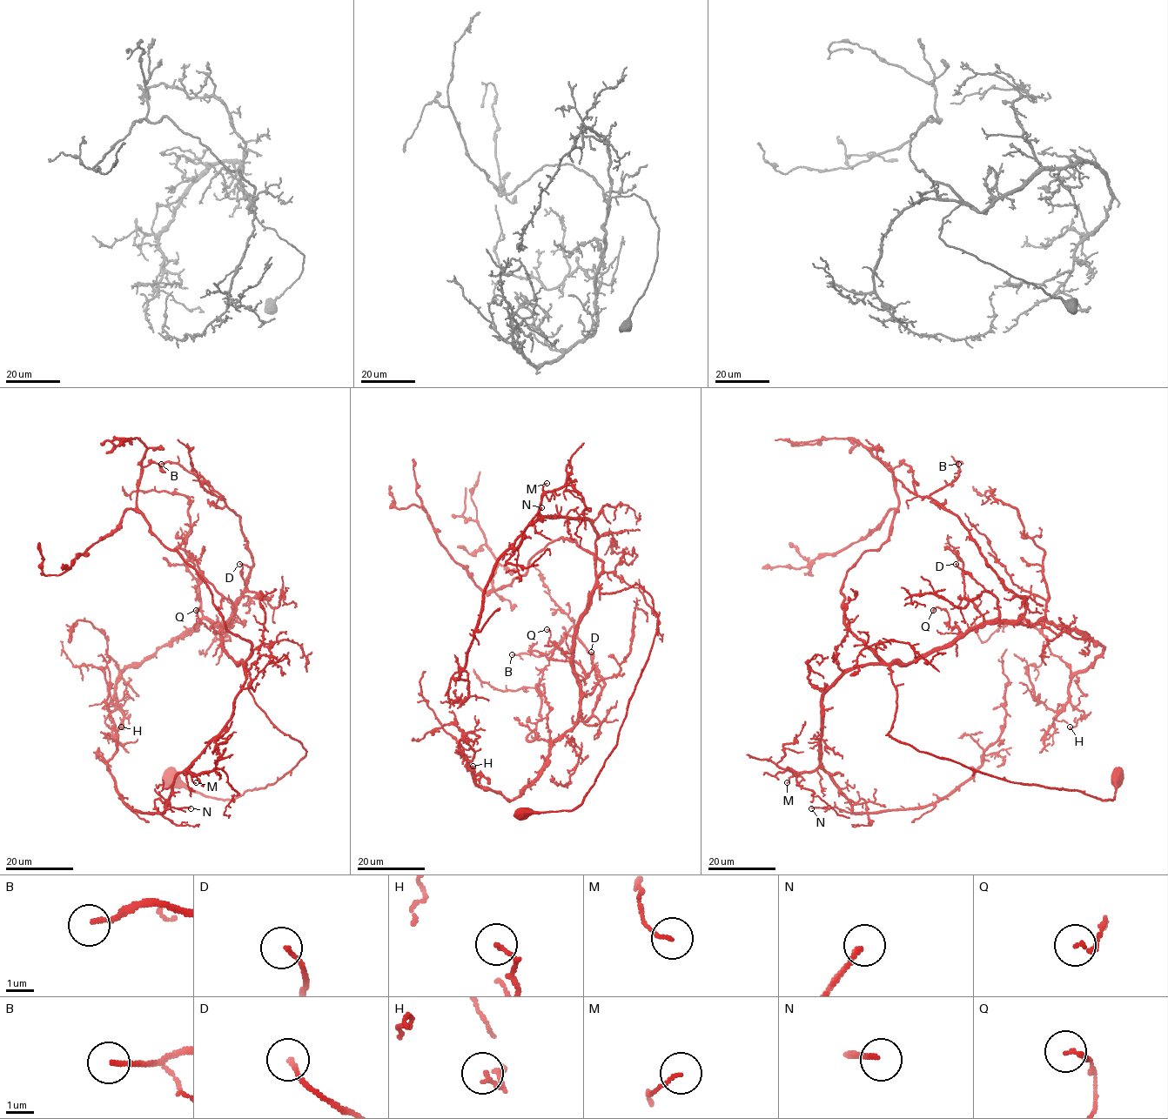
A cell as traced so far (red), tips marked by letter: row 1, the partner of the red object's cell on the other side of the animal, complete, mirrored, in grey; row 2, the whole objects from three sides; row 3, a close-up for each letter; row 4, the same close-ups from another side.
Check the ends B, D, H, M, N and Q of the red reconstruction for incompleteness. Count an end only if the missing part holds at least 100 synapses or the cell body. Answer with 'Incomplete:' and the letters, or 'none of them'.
Incomplete: none of them

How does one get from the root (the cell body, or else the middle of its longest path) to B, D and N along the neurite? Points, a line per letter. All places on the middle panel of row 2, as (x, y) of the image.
B: (521, 814), (594, 783), (652, 598), (592, 593), (585, 721), (604, 681), (573, 626), (512, 654)
D: (521, 814), (575, 809), (617, 743), (656, 631), (638, 585), (592, 593), (573, 658), (585, 695), (591, 652)
N: (521, 814), (581, 803), (657, 624), (638, 585), (599, 591), (587, 519), (540, 518), (513, 546), (541, 507)

